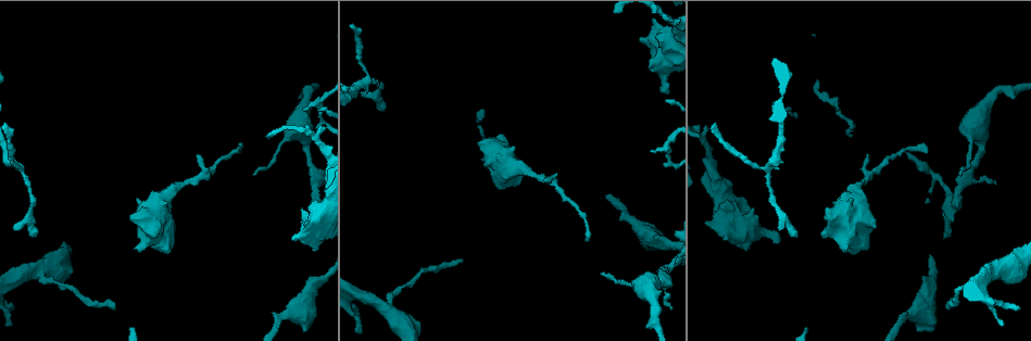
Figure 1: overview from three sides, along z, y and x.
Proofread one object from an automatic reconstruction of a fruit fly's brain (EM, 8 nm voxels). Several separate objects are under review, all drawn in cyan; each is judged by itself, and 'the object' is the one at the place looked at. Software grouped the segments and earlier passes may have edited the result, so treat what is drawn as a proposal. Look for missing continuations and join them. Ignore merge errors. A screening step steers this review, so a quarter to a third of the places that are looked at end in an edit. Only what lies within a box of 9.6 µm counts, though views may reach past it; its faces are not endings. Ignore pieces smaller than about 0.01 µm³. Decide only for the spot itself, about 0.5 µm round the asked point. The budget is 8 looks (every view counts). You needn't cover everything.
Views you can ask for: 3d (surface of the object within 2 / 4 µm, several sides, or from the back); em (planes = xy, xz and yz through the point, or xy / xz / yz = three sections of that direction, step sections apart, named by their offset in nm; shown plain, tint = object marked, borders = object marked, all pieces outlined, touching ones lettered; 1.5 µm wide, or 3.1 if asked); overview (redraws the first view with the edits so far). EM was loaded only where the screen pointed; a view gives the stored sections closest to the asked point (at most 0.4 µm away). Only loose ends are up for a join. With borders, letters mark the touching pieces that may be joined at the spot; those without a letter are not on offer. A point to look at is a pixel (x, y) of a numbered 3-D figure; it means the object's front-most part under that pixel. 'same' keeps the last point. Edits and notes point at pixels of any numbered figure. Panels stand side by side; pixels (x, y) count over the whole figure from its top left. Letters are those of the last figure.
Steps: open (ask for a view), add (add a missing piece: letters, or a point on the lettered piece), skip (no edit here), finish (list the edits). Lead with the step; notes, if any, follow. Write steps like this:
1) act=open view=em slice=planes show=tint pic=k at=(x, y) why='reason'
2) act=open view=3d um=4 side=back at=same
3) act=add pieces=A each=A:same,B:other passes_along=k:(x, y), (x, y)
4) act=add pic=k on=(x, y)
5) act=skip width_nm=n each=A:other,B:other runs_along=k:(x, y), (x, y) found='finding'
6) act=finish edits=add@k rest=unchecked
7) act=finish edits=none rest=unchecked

act=open view=em slice=yz step=4 show=plain pic=1 at=(462, 260) why='free end'

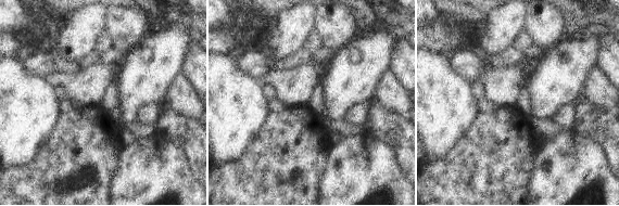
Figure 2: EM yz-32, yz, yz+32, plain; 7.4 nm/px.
act=open view=em slice=yz step=4 show=borders at=same

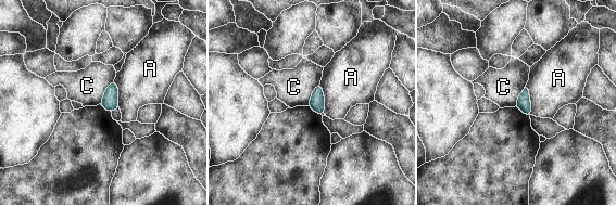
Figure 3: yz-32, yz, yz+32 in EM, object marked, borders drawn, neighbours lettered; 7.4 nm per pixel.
act=skip width_nm=110 each=A:other,C:other border=3:(319, 84), (324, 95), (324, 113) found='no lettered piece goes on from it'

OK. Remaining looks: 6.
act=open view=3d um=4 pic=1 at=(822, 233) why='thick end'

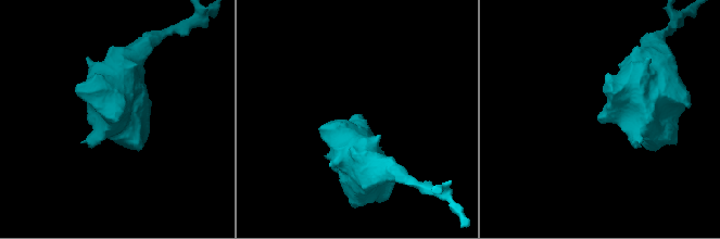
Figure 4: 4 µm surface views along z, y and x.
act=open view=em slice=planes show=plain pic=4 at=(597, 119) why='need the tissue'

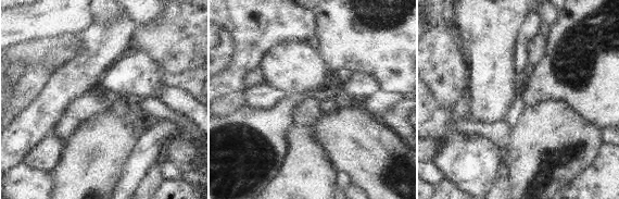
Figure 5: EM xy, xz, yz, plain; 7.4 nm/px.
act=open view=em slice=planes show=borders at=same why='what lies round it'

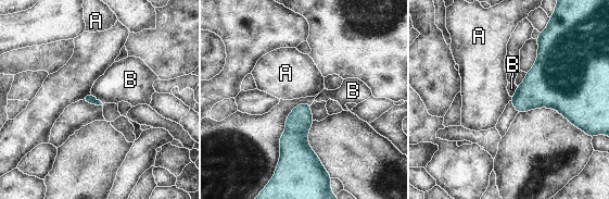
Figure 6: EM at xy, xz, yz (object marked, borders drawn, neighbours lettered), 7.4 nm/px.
act=skip each=A:other,B:other border=6:(510, 97), (511, 100) found='none of them fits'

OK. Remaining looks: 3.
act=open view=em slice=planes show=borders pic=1 at=(795, 233)

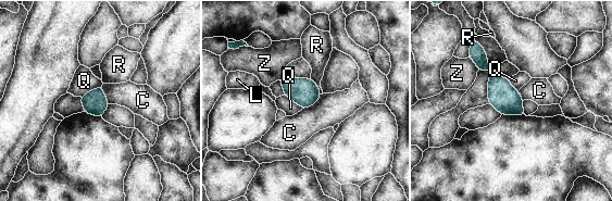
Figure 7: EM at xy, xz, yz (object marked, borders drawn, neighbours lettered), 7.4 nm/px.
act=skip each=C:other,L:other,Q:other,R:other,Z:other runs_along=7:(477, 51), (500, 92), (520, 113) found='none of them fits'

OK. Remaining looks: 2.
act=finish edits=none rest=unchecked

